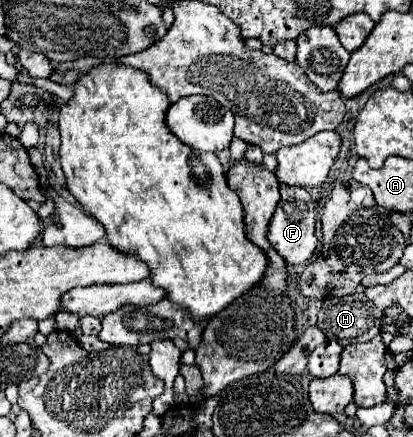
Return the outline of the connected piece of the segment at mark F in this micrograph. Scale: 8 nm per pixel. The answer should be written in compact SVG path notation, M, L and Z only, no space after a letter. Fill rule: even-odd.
M280 185L280 203L278 209L270 221L270 231L268 231L268 241L272 247L286 259L290 265L300 265L306 263L316 249L316 235L314 235L314 203L308 195L306 189L302 187L290 187L290 185Z

